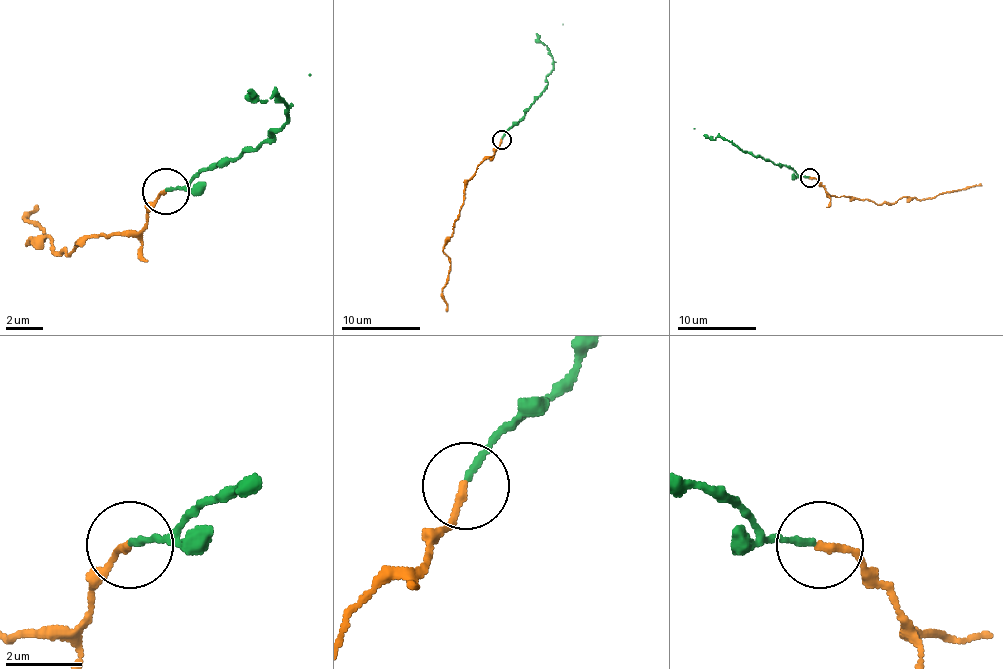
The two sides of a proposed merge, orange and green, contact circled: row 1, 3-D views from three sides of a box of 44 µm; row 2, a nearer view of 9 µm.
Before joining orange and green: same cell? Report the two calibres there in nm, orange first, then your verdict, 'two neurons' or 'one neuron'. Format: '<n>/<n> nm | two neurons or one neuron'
190/160 nm | one neuron

